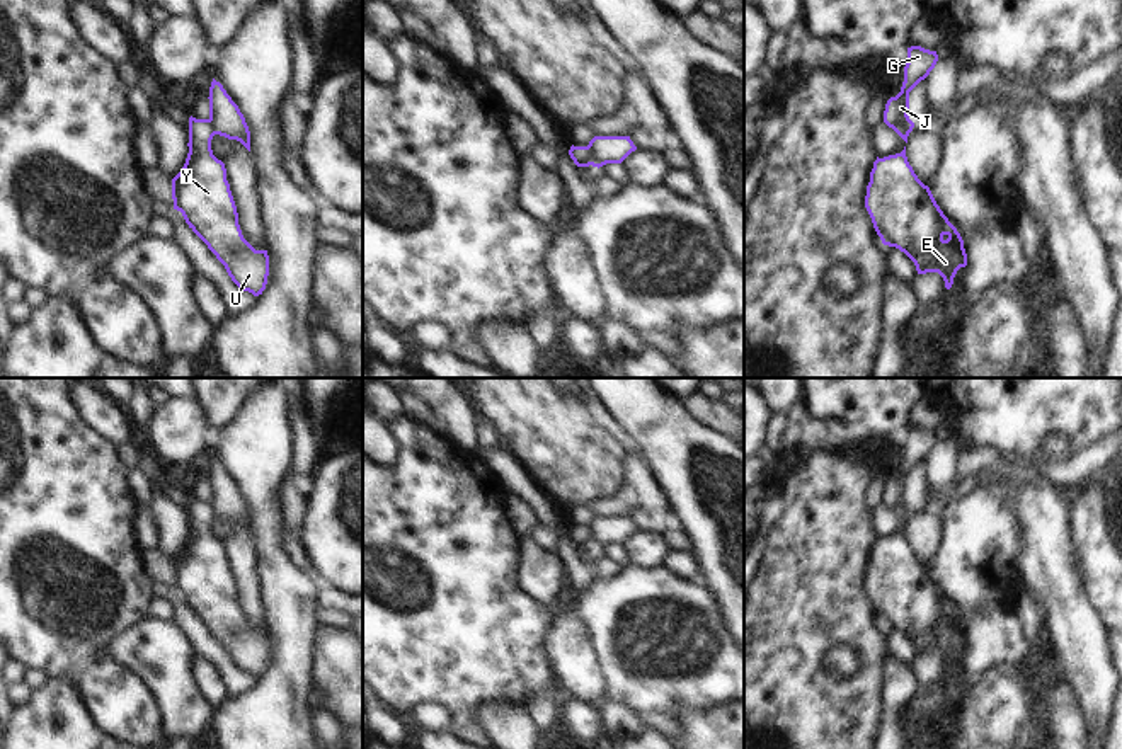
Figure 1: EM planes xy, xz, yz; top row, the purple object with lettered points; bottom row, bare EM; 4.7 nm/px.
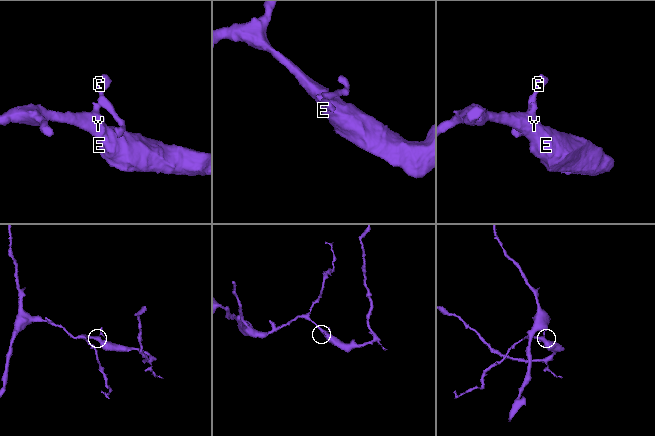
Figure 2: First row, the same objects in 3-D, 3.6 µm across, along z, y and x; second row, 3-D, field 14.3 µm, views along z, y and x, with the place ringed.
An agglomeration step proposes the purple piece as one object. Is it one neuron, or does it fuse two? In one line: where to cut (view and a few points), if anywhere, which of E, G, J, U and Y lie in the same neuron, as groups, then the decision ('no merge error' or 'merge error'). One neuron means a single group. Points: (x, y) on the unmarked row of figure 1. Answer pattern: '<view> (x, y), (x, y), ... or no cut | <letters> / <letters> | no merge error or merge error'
xz (588, 526), (591, 545) | E U Y / G J | merge error

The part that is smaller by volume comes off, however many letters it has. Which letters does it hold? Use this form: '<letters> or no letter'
G, J

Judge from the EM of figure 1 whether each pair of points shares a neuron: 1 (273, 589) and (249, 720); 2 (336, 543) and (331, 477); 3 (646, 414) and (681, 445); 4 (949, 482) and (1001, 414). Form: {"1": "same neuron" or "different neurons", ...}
{"1": "same neuron", "2": "same neuron", "3": "same neuron", "4": "different neurons"}

